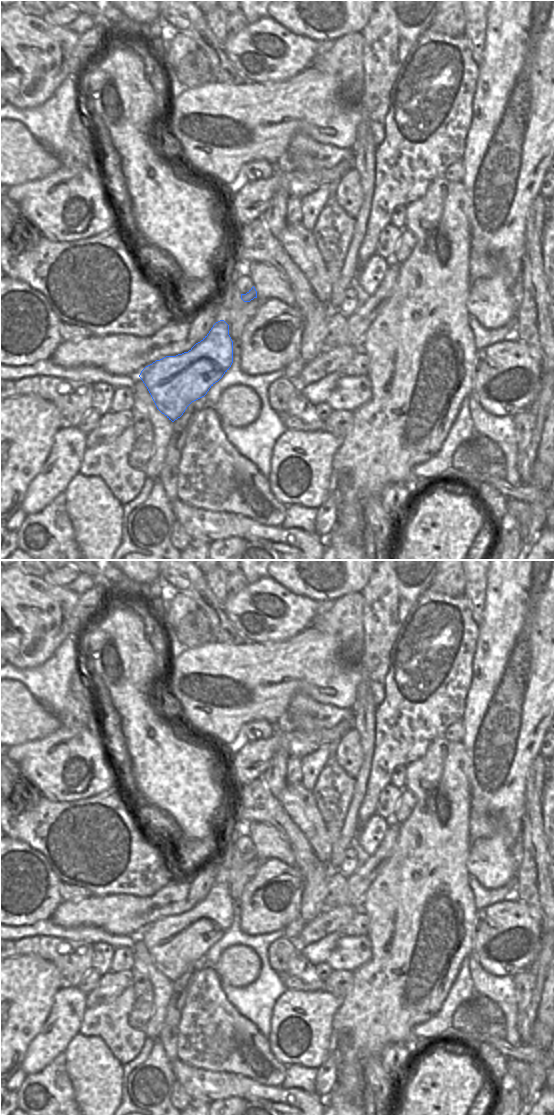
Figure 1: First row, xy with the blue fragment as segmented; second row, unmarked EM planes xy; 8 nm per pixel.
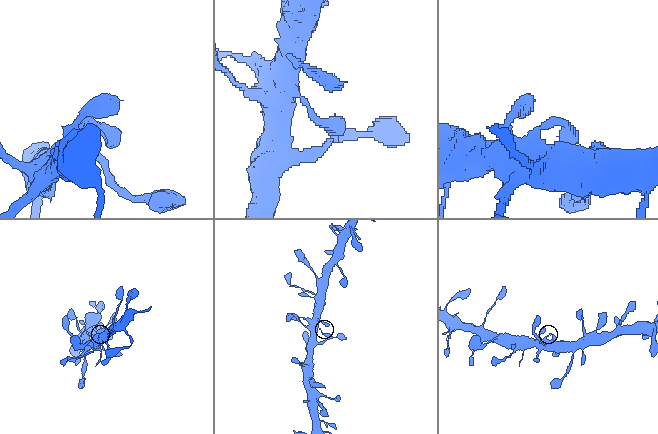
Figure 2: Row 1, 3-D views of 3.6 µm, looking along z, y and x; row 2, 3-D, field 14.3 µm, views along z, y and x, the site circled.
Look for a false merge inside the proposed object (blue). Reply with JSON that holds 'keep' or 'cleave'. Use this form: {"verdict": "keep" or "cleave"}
{"verdict": "keep"}

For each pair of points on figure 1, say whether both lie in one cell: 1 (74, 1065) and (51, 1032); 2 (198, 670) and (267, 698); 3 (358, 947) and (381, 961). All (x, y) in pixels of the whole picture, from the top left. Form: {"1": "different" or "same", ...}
{"1": "different", "2": "same", "3": "different"}

